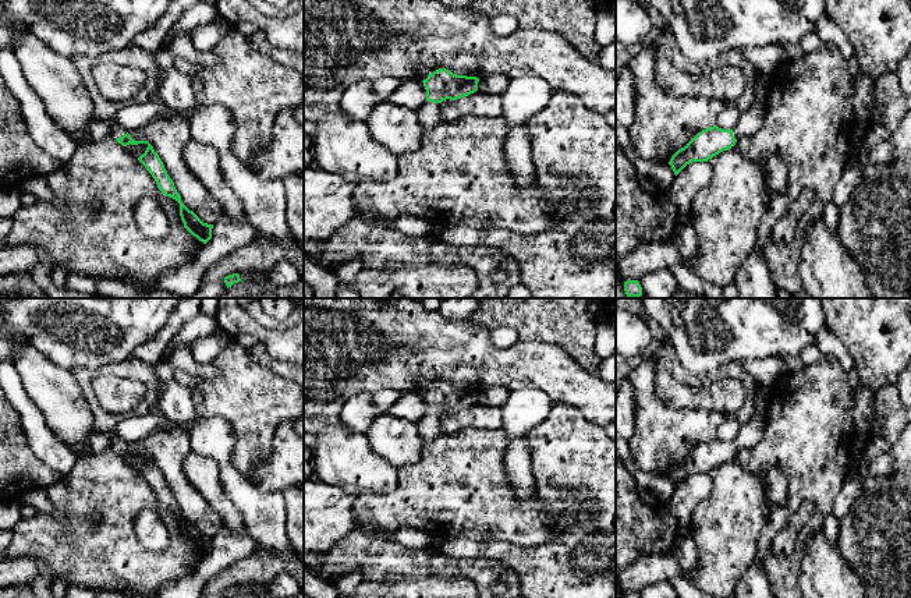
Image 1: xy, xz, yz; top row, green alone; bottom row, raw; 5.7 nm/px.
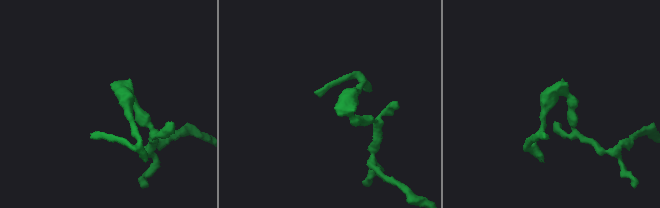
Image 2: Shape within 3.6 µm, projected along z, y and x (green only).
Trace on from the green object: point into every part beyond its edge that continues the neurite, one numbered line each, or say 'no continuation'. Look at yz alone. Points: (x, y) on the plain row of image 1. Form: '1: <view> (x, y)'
1: yz (751, 432)

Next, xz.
1: xz (429, 427)

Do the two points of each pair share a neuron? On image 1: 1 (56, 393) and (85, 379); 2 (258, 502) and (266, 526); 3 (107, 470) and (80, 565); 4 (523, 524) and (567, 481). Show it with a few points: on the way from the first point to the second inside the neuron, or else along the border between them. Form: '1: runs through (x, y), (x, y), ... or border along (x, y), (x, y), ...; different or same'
1: border along (70, 371), (91, 413); different
2: runs through (258, 508), (265, 515), (265, 520); same
3: runs through (91, 494), (81, 503), (78, 541); same
4: border along (538, 502), (553, 522), (553, 535); different

